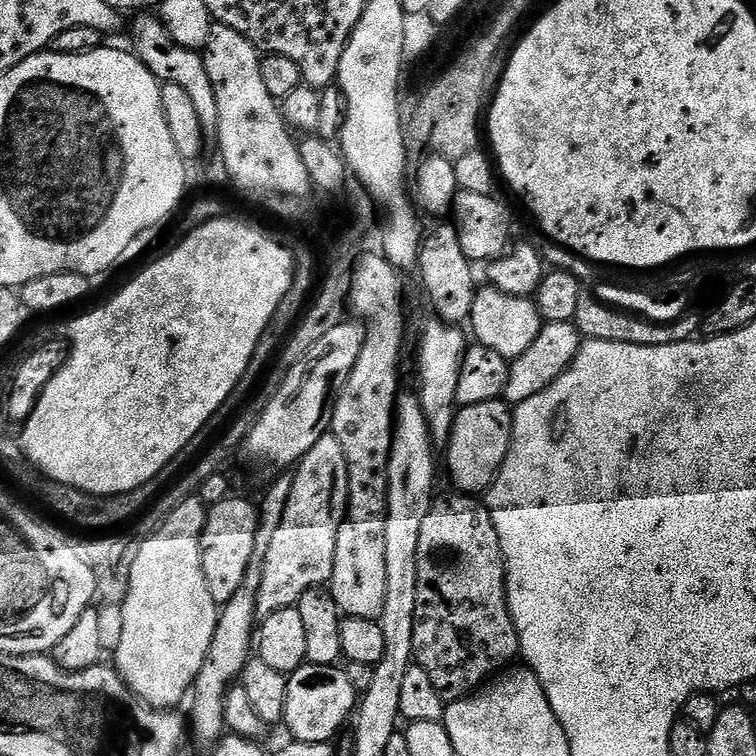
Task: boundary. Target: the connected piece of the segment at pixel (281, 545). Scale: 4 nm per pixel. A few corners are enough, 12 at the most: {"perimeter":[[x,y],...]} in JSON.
{"perimeter":[[342,442],[295,465],[257,617],[295,608],[334,570],[348,511]]}

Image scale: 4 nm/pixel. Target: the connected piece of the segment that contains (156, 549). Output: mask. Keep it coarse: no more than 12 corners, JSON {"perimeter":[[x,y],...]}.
{"perimeter":[[199,495],[140,540],[114,667],[153,708],[189,695],[218,606]]}

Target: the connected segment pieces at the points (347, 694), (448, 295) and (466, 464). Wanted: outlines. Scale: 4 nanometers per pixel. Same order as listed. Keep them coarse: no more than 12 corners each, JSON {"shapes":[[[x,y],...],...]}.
{"shapes":[[[305,663],[288,676],[283,727],[327,744],[358,694],[340,666]],[[455,227],[423,237],[418,273],[443,323],[471,317],[478,283]],[[503,399],[457,411],[446,441],[457,493],[484,494],[512,445]]]}

